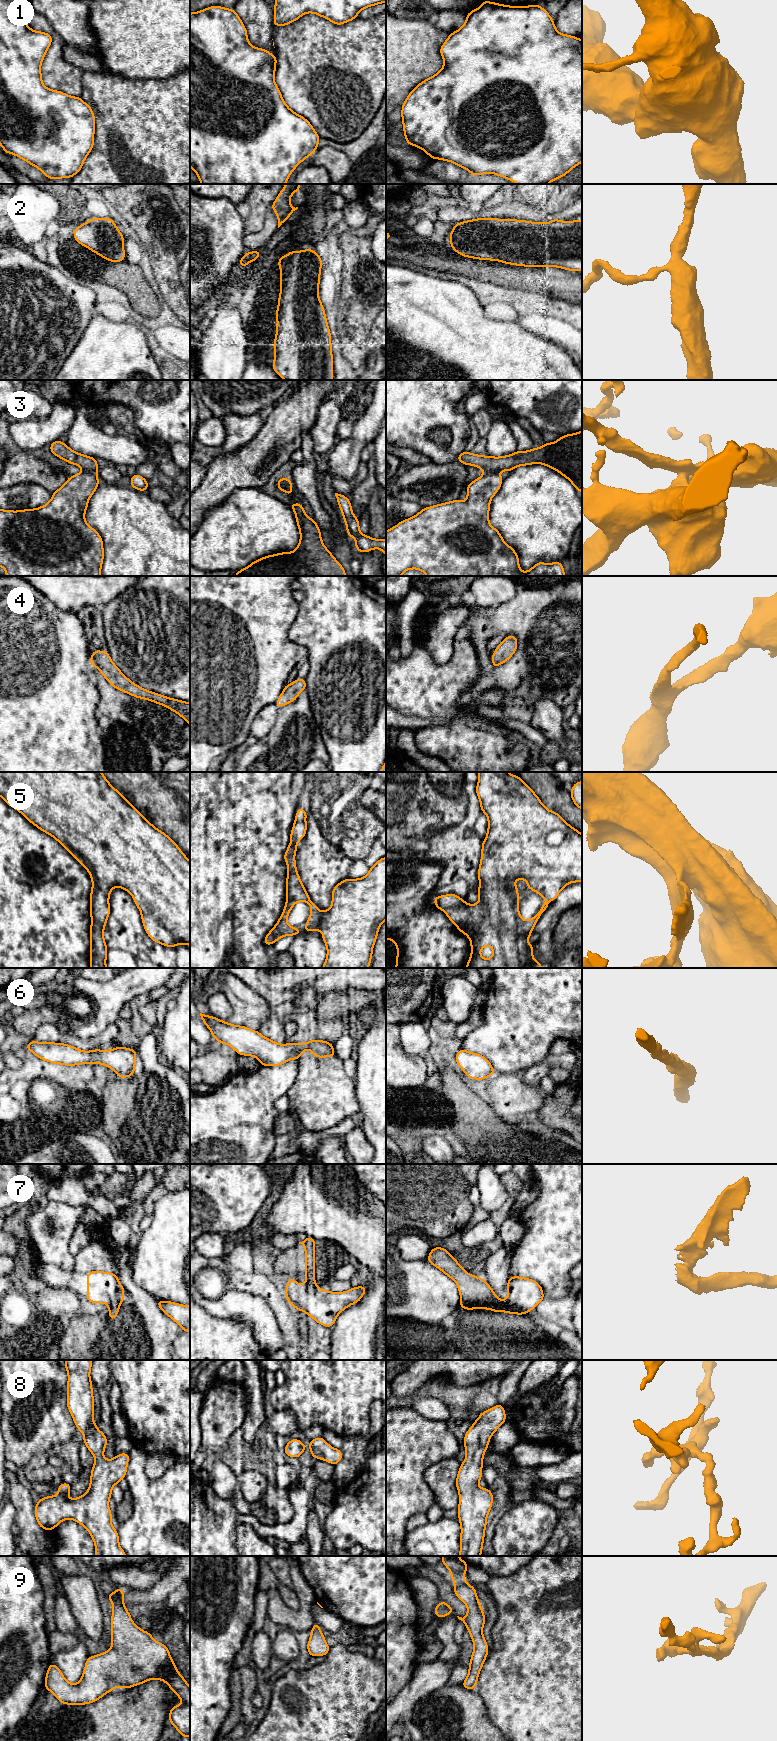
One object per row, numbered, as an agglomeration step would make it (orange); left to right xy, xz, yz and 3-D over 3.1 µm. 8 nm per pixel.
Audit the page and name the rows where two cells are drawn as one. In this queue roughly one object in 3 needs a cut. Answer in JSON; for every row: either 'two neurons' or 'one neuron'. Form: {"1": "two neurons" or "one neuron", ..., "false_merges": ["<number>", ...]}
{"1": "one neuron", "2": "one neuron", "3": "two neurons", "4": "one neuron", "5": "one neuron", "6": "one neuron", "7": "two neurons", "8": "one neuron", "9": "one neuron", "false_merges": ["3", "7"]}

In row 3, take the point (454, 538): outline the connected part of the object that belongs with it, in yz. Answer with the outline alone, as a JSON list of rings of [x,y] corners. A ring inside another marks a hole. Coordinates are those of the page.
[[[484,472],[481,477],[470,482],[467,486],[467,500],[460,499],[451,502],[445,502],[435,506],[423,508],[412,518],[401,521],[396,526],[386,531],[386,576],[401,576],[409,569],[418,569],[427,576],[565,576],[562,562],[553,562],[546,564],[544,562],[536,563],[530,570],[522,572],[519,567],[519,557],[511,546],[506,544],[498,530],[489,524],[489,509],[492,497],[498,492],[502,484],[502,477],[497,472]]]

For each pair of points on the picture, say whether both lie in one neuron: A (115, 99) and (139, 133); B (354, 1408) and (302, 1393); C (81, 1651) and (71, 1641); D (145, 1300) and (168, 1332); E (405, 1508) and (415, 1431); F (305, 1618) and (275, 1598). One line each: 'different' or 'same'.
A: same
B: same
C: different
D: same
E: same
F: same

